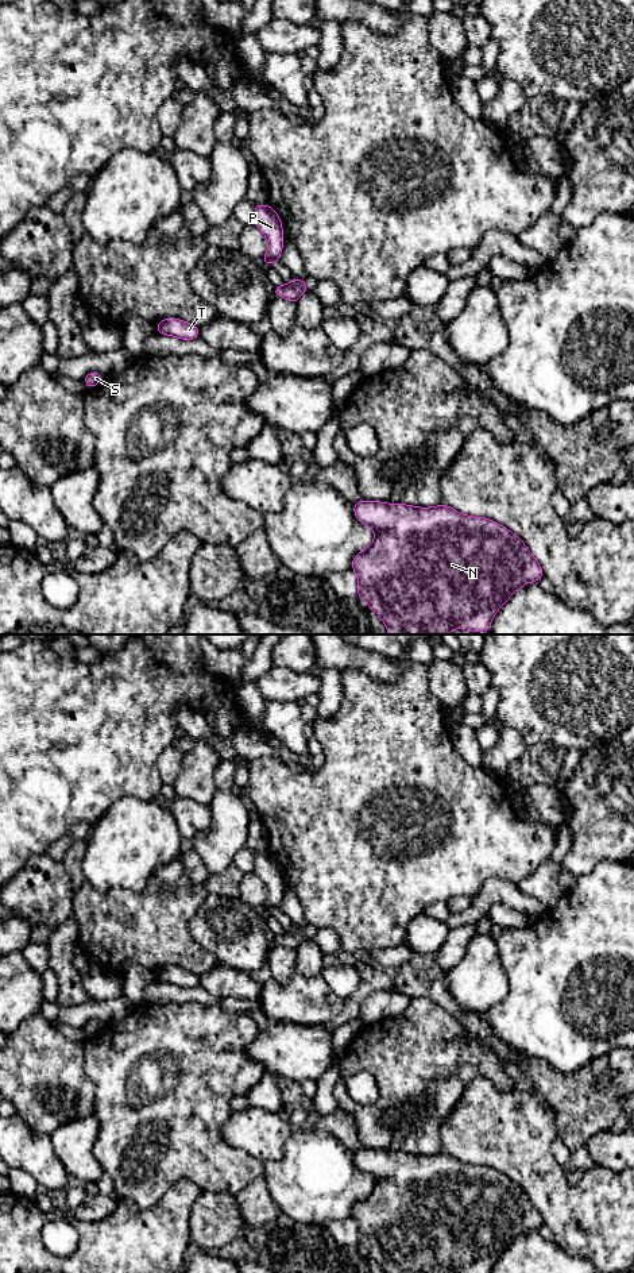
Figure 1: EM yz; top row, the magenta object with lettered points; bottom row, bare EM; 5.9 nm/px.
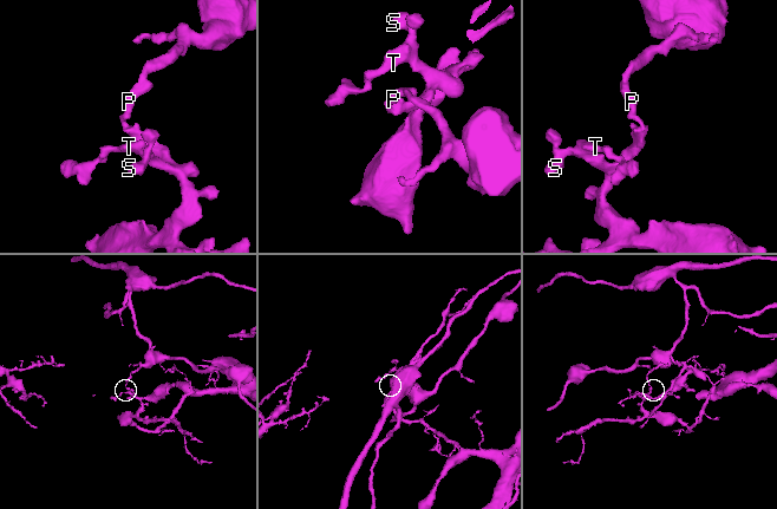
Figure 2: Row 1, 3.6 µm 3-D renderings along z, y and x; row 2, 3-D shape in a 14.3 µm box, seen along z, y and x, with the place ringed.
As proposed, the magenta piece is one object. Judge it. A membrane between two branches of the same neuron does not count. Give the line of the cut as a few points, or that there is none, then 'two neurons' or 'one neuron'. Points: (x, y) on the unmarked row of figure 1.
cut yz (300, 929), (290, 932); two neurons

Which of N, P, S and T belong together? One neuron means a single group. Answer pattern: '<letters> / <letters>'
N S T / P

